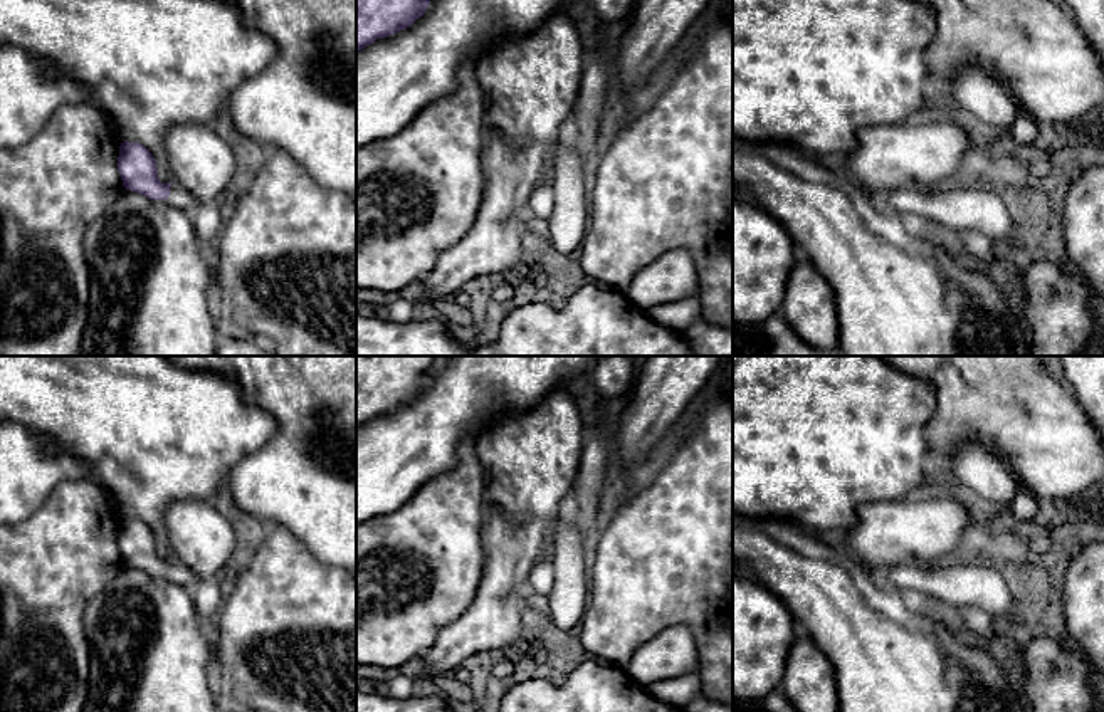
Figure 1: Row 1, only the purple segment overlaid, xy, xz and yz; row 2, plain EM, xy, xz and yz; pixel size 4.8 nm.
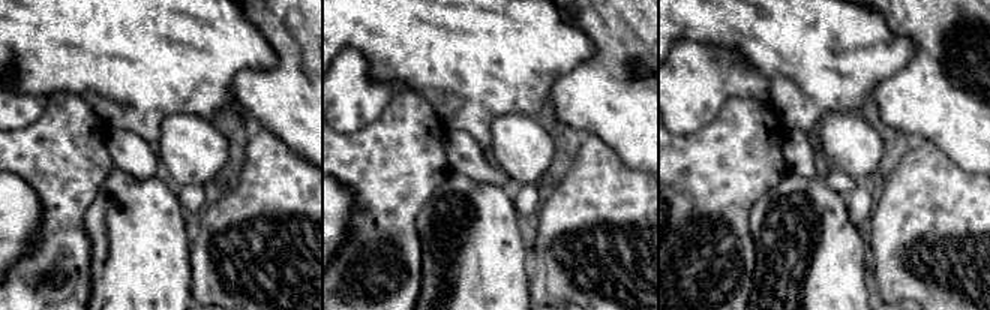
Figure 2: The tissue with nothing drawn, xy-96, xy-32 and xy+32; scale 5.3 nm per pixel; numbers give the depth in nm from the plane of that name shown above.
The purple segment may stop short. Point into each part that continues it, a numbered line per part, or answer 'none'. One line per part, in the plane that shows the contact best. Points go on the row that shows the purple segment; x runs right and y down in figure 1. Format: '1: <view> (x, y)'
1: xy (180, 198)

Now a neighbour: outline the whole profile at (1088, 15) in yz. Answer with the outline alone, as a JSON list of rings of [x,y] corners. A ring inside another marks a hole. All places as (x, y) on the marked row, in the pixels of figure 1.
[[[1064,0],[1082,35],[1092,45],[1104,69],[1104,0]]]

